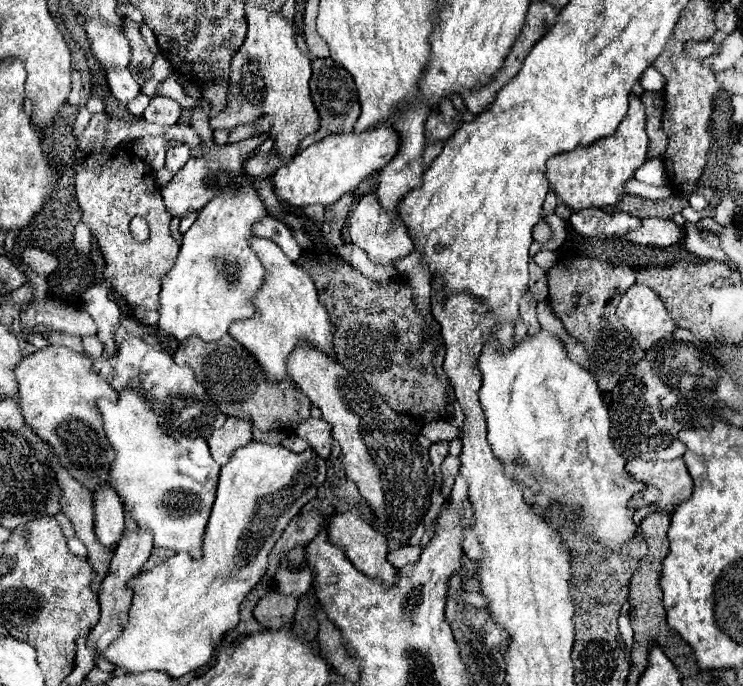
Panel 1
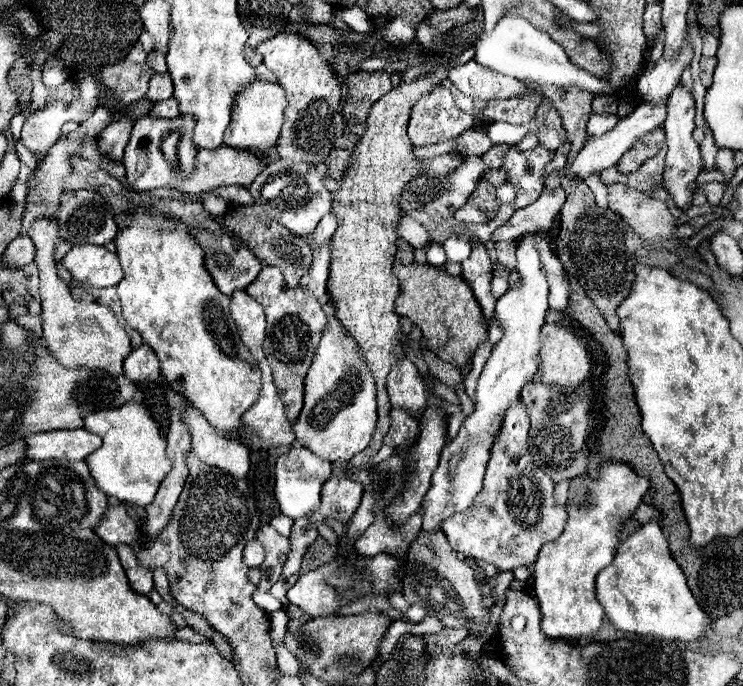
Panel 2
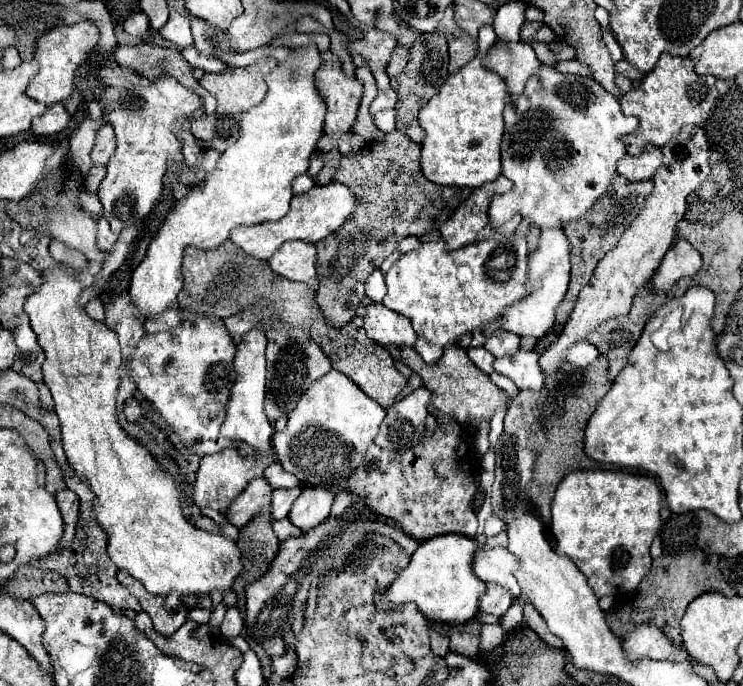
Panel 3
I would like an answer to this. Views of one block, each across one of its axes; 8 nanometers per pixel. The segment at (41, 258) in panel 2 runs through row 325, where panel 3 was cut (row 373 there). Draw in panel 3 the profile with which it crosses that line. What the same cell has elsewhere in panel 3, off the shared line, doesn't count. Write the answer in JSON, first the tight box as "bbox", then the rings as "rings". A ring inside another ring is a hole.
{"bbox":[24,266,244,598],"rings":[[[58,266],[44,274],[44,284],[26,298],[24,310],[46,354],[44,384],[56,402],[64,452],[70,466],[88,480],[96,494],[94,512],[108,534],[108,554],[120,570],[140,580],[152,594],[166,596],[172,590],[180,598],[214,590],[224,594],[244,570],[242,554],[234,540],[198,530],[186,520],[172,476],[118,426],[116,390],[122,366],[118,336],[86,316],[78,304],[80,294],[80,282]]]}

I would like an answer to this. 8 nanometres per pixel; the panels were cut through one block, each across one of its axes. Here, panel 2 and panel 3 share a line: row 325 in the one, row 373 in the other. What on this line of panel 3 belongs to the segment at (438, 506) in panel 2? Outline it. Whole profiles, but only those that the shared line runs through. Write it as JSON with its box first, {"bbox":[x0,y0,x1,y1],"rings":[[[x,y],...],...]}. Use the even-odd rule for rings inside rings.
{"bbox":[494,350,544,392],"rings":[[[518,350],[518,354],[496,358],[494,370],[498,374],[508,376],[518,390],[532,390],[540,392],[544,388],[544,374],[538,364],[538,354],[534,350]]]}

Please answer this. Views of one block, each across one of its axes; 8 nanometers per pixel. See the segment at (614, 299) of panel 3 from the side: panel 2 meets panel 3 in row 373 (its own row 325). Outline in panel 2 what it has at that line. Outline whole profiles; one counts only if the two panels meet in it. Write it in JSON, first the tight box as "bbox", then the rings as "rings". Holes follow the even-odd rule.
{"bbox":[540,324,590,386],"rings":[[[556,324],[542,326],[544,342],[540,350],[542,382],[558,386],[578,386],[590,372],[588,352],[582,340],[568,328]]]}

